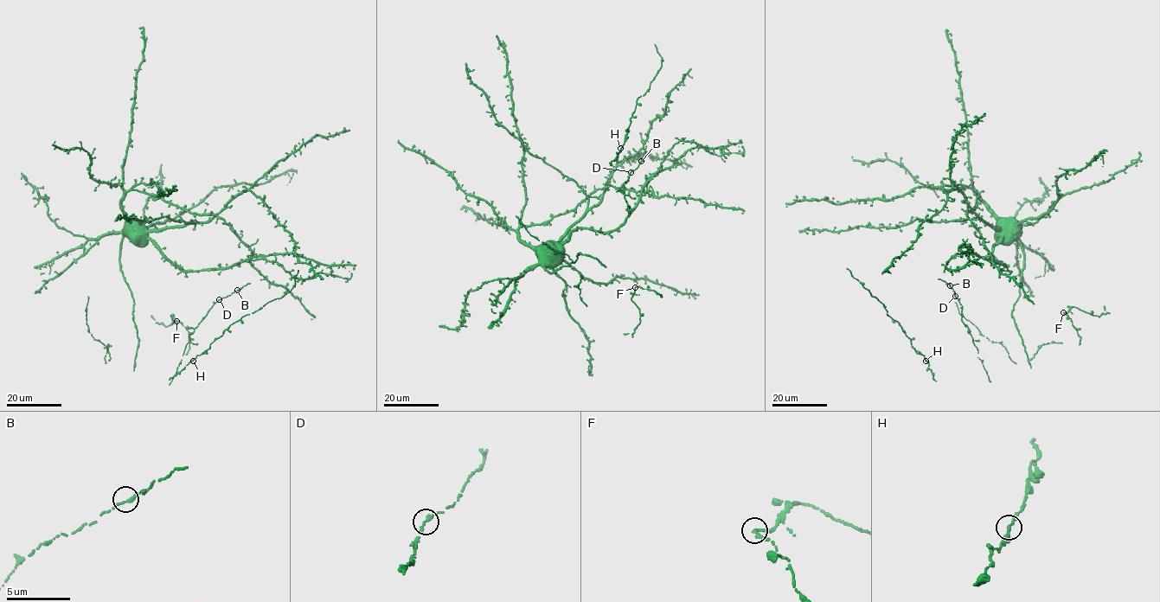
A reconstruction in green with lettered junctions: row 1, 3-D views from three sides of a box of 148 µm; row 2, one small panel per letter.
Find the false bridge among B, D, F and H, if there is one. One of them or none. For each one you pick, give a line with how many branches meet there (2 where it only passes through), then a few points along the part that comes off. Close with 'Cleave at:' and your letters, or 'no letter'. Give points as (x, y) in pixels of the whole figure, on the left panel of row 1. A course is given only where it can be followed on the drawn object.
F: 2 branches meet; foreign part runs (176, 320), (169, 315), (173, 322), (166, 326), (157, 323), (151, 315)
Cleave at: F

